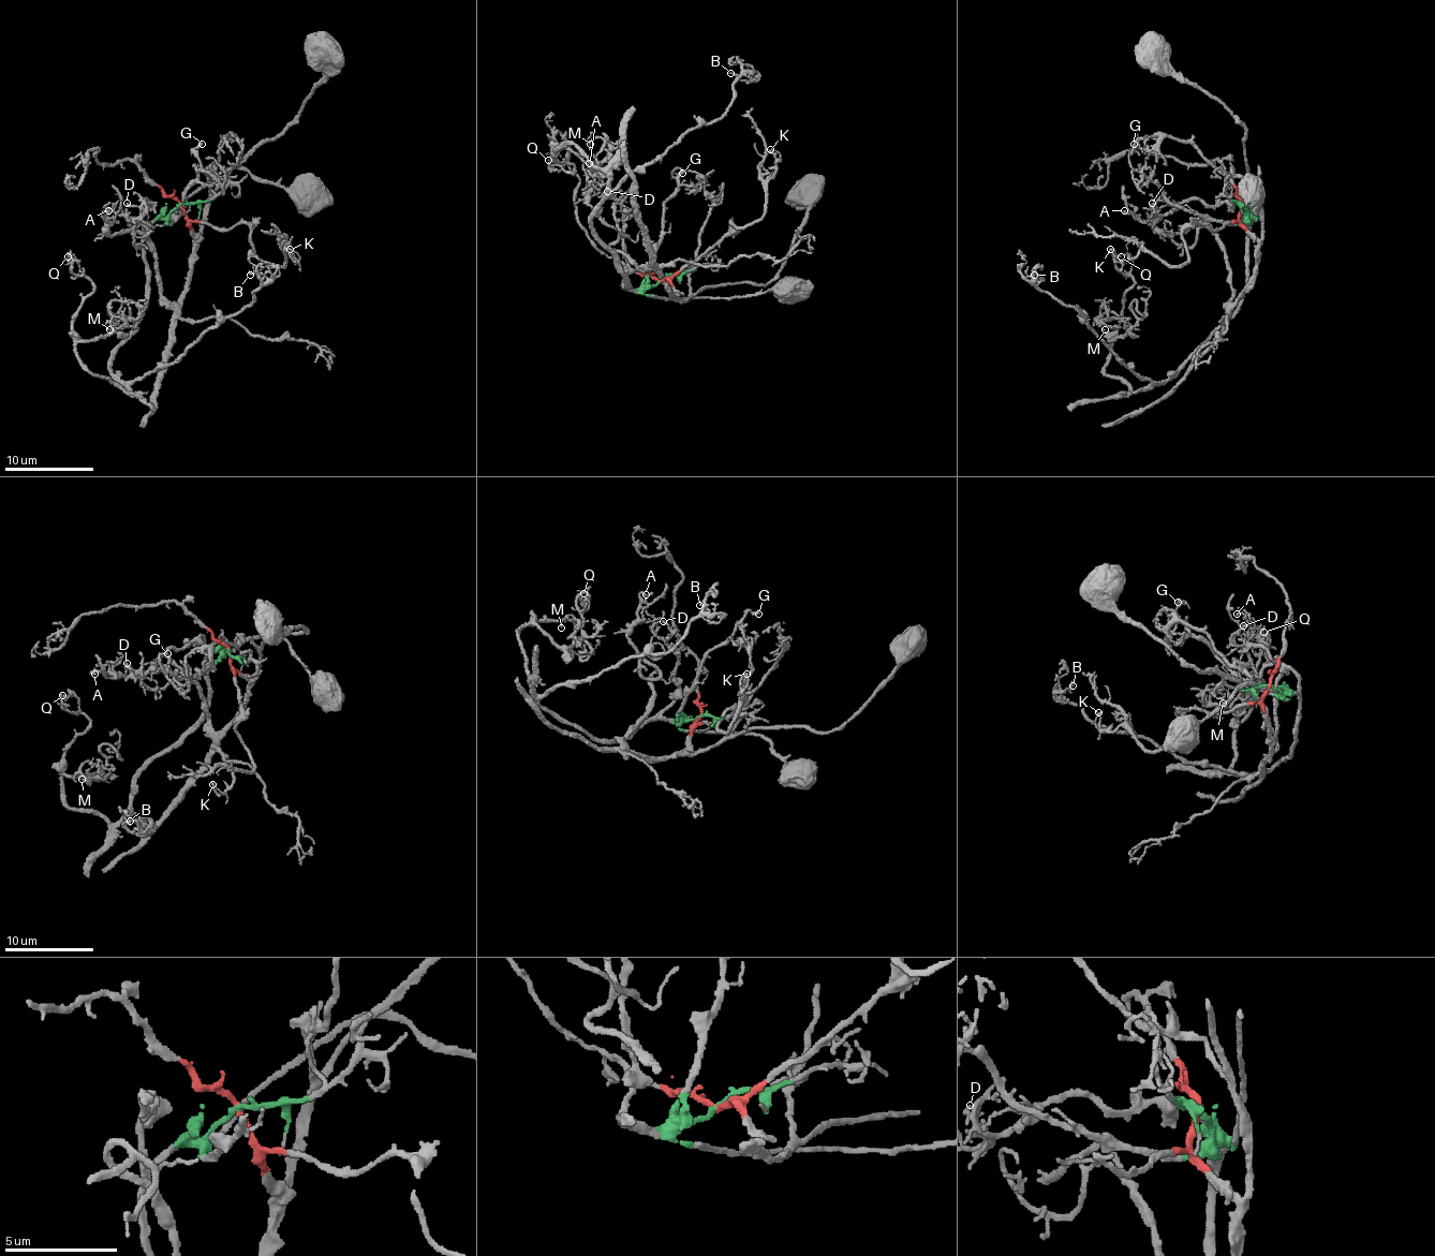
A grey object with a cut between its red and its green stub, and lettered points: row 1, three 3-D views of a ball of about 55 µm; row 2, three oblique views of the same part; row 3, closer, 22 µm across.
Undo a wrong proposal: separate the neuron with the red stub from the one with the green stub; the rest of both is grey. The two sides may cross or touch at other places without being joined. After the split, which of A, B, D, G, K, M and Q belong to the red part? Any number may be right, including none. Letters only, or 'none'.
A, K

